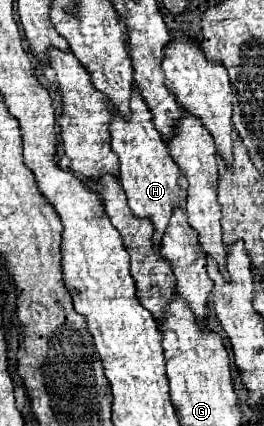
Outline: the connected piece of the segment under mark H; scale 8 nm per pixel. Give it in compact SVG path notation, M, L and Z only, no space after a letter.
M135 88L131 96L131 120L127 122L123 116L113 114L109 130L111 130L111 148L121 162L119 180L125 190L127 204L135 218L147 218L153 222L153 228L155 228L153 246L157 250L173 210L185 206L187 178L179 172L179 166L173 162L167 150L167 144L163 142L161 134L155 130L151 112L147 104L141 100L139 88Z

